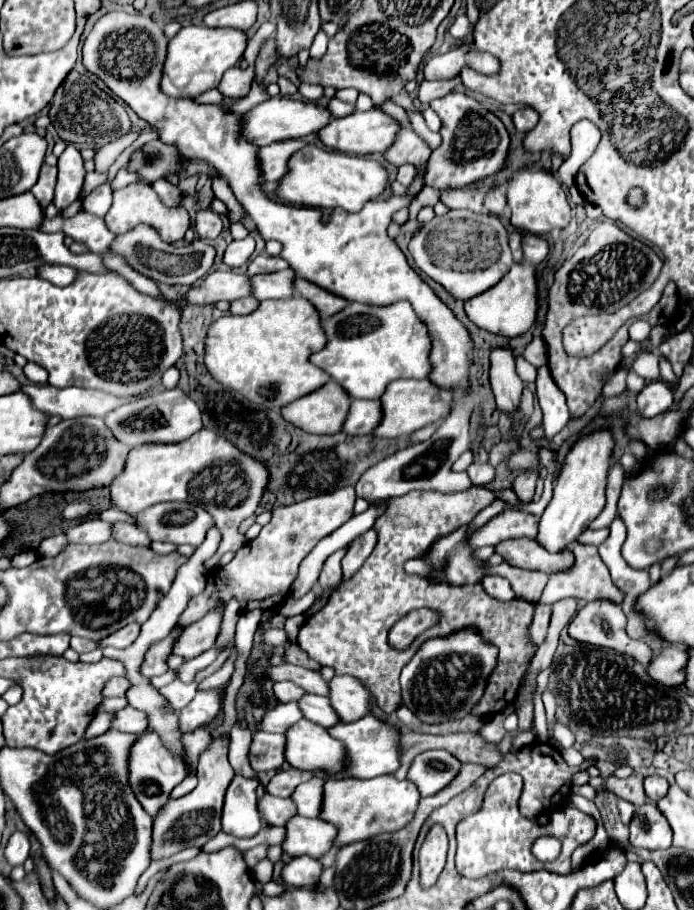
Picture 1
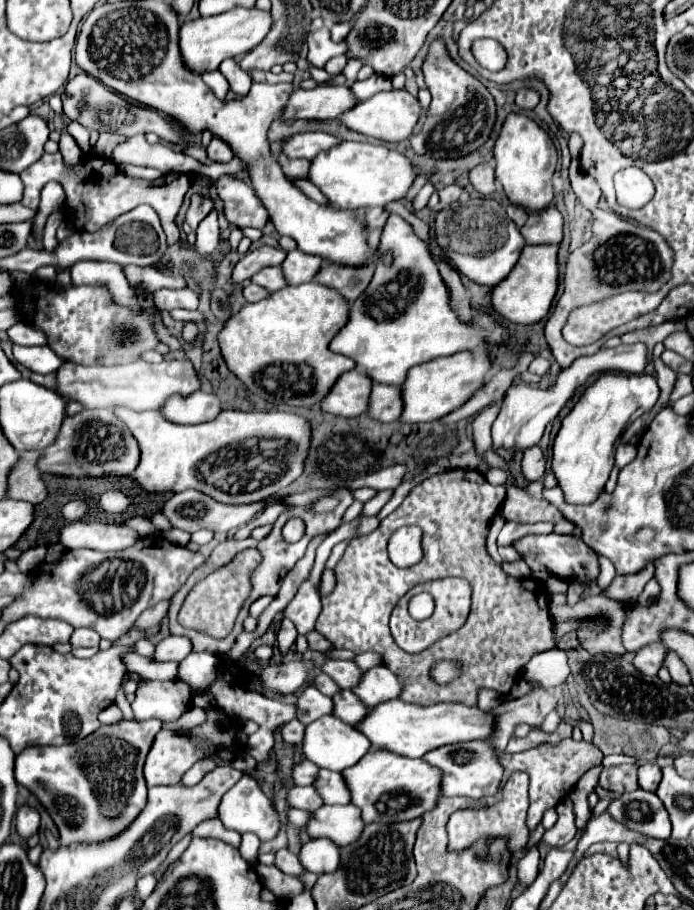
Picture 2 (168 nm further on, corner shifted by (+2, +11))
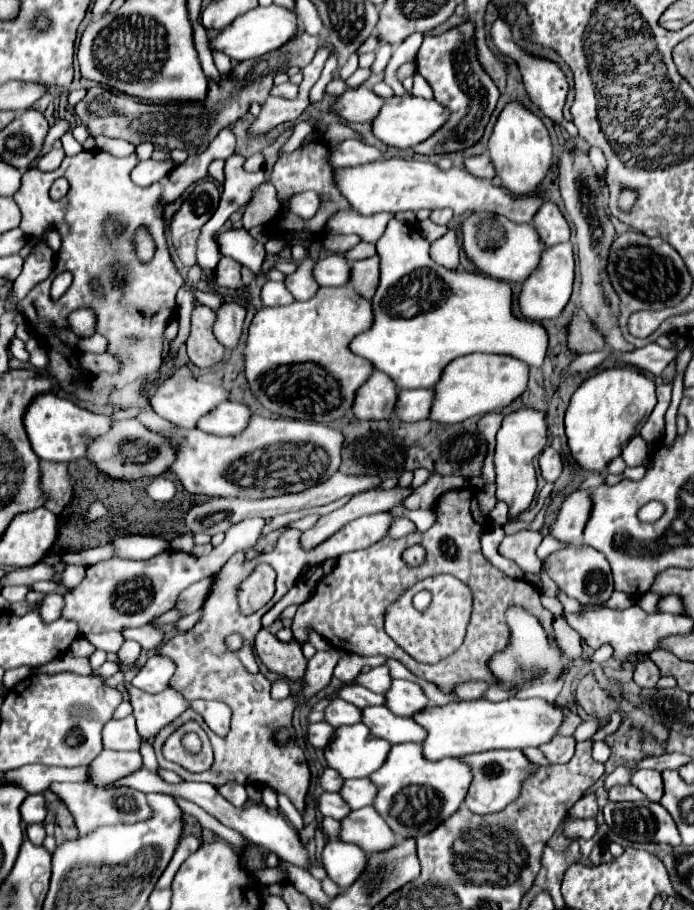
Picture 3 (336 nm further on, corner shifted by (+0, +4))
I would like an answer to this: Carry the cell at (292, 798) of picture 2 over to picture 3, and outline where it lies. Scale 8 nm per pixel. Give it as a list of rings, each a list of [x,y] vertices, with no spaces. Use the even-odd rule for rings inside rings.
[[[322,794],[318,798],[318,812],[322,816],[330,816],[330,818],[342,820],[350,812],[350,808],[344,804],[344,800],[340,800],[338,794]]]

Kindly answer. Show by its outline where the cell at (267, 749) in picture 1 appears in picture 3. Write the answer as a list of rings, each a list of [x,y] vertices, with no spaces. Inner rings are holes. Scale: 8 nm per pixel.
[[[318,722],[318,724],[310,724],[308,732],[306,732],[306,740],[308,744],[312,744],[314,748],[322,748],[328,742],[328,736],[334,732],[334,728],[330,724]]]

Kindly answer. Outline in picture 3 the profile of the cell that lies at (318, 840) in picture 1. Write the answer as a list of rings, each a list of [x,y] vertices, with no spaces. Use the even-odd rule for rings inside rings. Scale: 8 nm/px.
[[[370,806],[352,810],[346,818],[342,818],[338,838],[342,842],[352,842],[360,846],[366,854],[382,852],[384,848],[390,848],[396,842],[394,832]]]

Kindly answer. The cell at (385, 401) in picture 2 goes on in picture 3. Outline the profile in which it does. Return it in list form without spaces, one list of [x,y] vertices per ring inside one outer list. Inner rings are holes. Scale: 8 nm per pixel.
[[[400,390],[396,406],[394,406],[394,418],[402,422],[418,422],[428,416],[428,406],[432,404],[432,390]]]

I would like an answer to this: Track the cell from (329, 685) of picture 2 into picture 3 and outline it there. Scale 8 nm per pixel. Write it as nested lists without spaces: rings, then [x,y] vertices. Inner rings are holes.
[[[342,684],[338,690],[336,690],[336,696],[358,706],[358,708],[364,708],[364,706],[372,706],[372,704],[384,704],[384,698],[382,694],[374,694],[358,684]]]

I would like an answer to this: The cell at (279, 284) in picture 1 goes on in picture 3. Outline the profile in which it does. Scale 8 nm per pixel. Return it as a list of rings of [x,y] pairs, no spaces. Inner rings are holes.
[[[330,254],[314,264],[312,274],[318,286],[344,286],[348,284],[350,264],[342,254]]]

